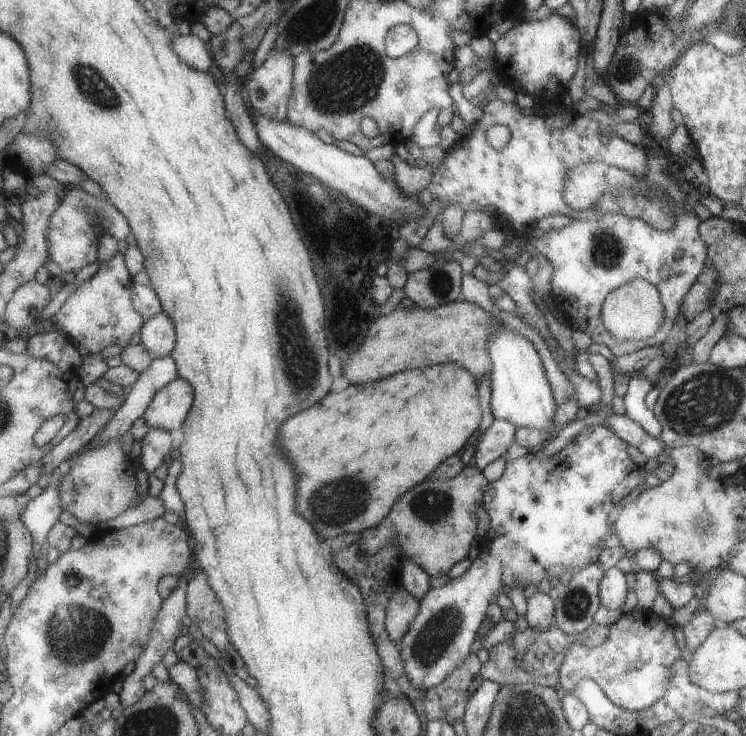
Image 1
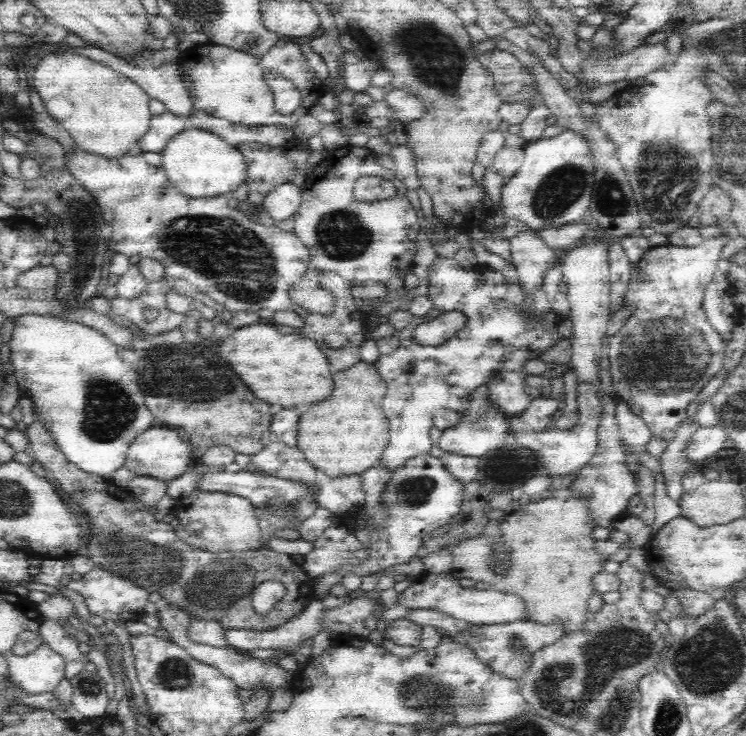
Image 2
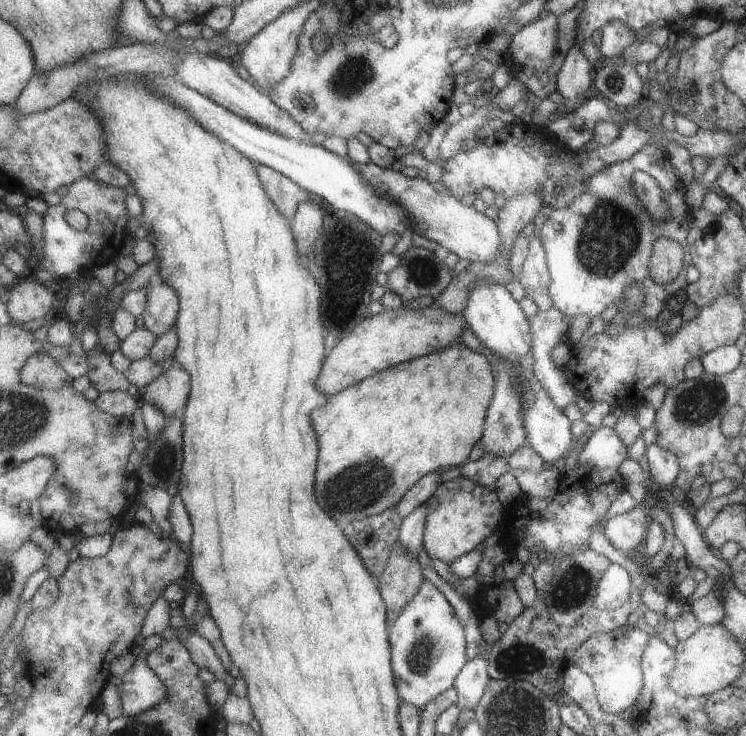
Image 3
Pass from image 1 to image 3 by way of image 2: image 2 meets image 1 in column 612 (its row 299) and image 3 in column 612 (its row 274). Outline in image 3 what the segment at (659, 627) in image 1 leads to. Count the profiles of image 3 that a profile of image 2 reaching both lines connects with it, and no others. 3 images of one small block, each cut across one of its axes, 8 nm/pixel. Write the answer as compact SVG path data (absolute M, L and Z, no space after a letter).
M621 626L607 634L589 636L575 650L573 664L591 678L593 688L595 688L595 700L599 702L603 712L621 714L637 702L637 698L643 690L643 682L647 682L643 678L643 670L641 670L641 654L647 648L649 640L651 640L649 634L645 634L637 628Z

